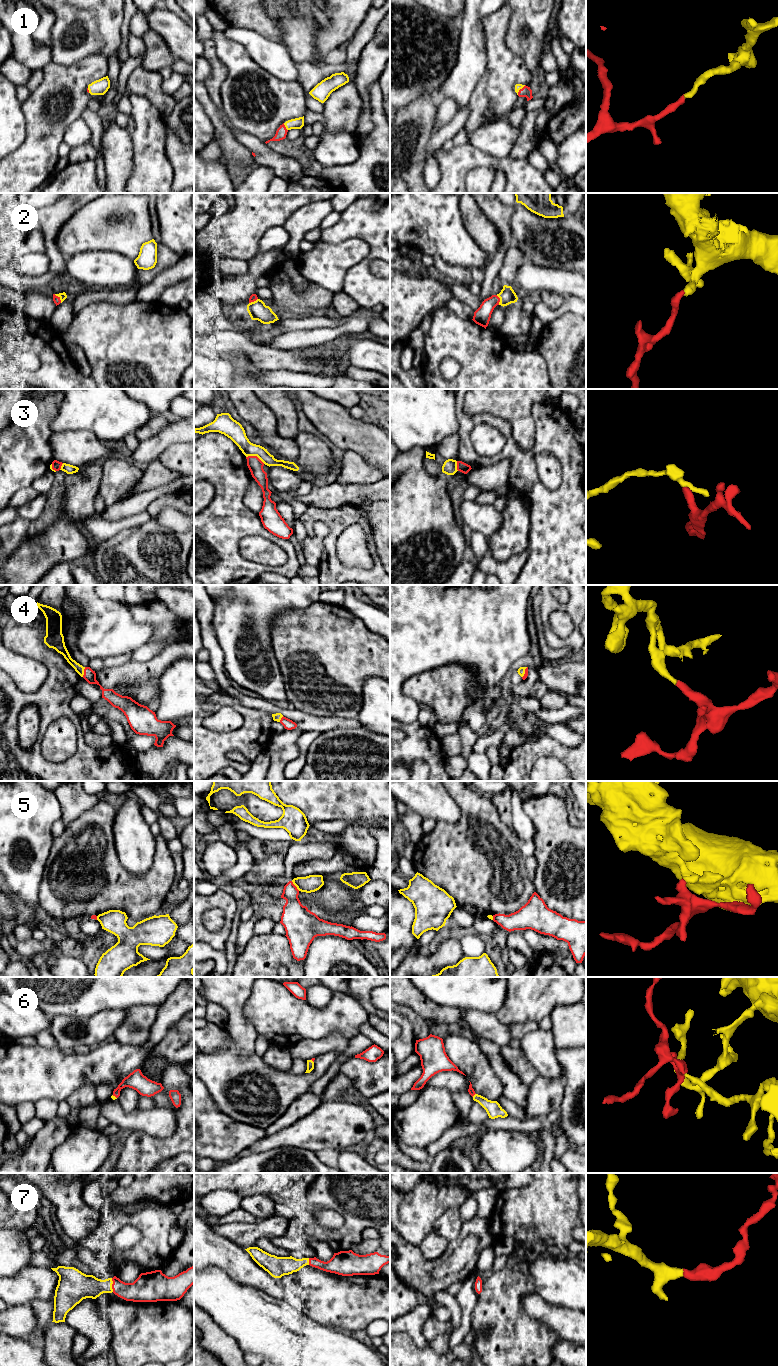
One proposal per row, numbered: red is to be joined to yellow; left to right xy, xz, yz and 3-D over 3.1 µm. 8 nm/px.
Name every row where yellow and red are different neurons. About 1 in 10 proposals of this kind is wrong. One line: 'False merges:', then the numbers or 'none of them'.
False merges: 3, 5

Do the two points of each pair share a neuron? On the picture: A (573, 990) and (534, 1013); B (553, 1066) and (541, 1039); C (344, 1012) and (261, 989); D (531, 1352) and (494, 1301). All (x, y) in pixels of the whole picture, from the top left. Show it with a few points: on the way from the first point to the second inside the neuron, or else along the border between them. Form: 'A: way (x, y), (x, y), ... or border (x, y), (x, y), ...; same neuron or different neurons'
A: way (563, 990), (557, 990), (544, 1003); same neuron
B: way (546, 1059), (541, 1053), (541, 1046); same neuron
C: way (323, 1015), (287, 1015), (282, 1010); same neuron
D: way (518, 1339), (499, 1320), (499, 1314); same neuron

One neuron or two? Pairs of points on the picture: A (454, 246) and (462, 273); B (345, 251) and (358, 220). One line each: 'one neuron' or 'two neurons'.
A: two neurons
B: two neurons

